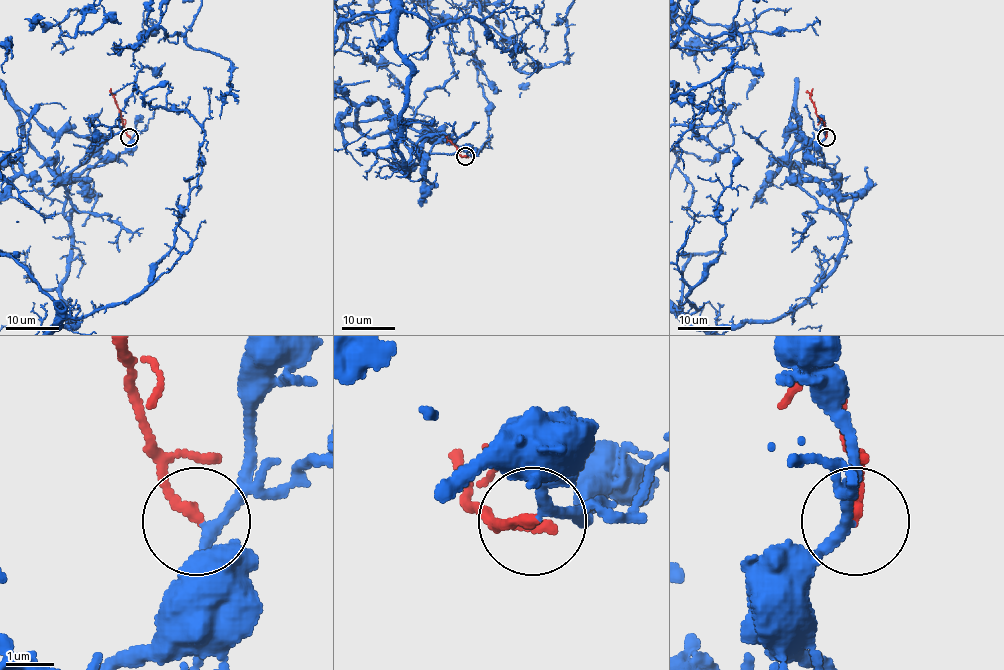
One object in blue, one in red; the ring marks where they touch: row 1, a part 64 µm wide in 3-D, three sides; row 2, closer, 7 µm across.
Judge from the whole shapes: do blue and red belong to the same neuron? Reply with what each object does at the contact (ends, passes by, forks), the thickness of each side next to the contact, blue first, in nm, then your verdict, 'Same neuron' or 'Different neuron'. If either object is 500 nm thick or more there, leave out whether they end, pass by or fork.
At the ring blue passes by. At the ring red ends. Thickness 200 nm (blue) against 220 nm. Same neuron

